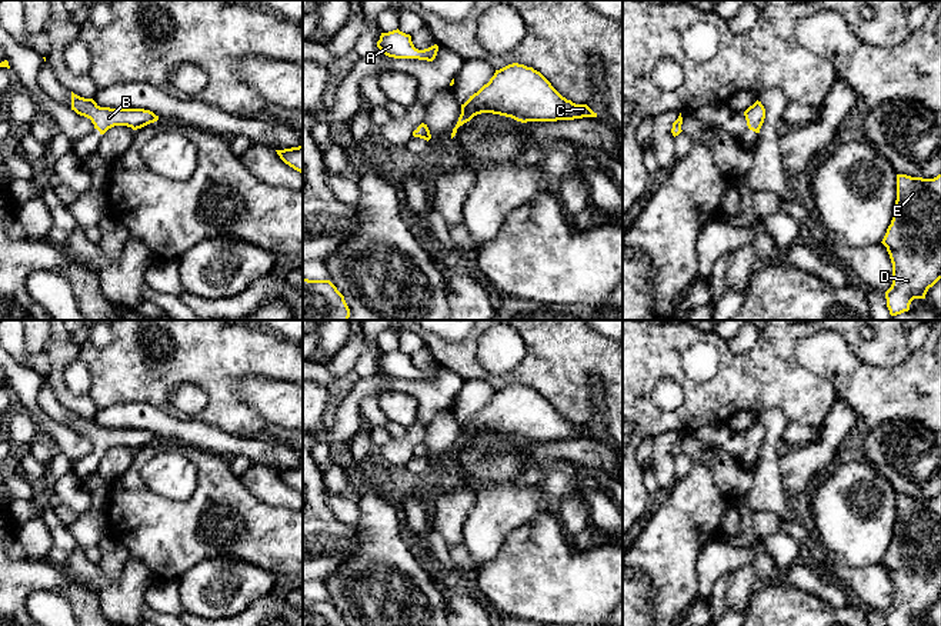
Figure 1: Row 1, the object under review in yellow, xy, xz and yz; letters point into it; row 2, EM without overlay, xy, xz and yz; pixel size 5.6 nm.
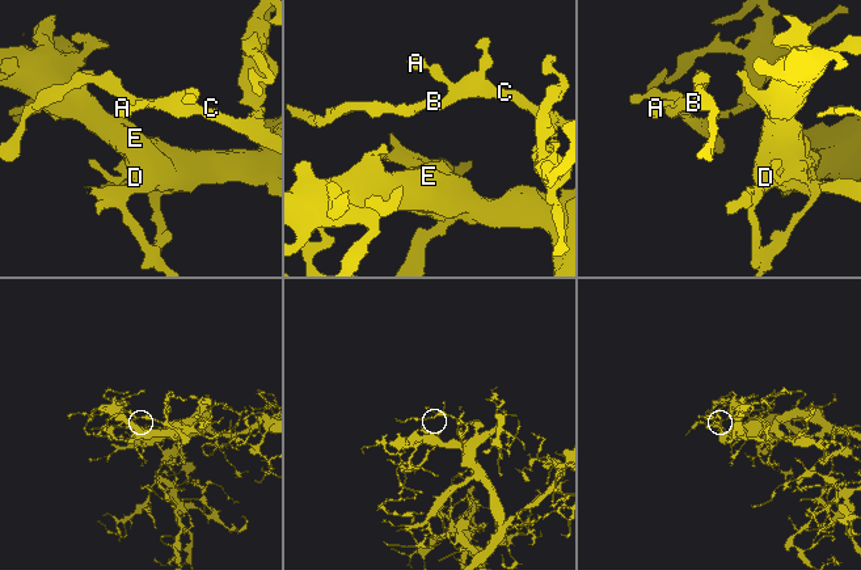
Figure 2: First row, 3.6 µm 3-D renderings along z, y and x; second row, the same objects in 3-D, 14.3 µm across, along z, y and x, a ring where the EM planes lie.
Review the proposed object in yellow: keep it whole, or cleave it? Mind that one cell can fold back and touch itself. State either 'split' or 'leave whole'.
leave whole

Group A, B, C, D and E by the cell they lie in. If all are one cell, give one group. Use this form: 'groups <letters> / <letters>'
groups A B C D E

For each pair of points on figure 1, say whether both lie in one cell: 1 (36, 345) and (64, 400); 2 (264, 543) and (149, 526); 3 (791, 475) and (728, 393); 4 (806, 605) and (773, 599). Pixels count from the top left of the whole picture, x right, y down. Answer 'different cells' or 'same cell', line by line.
1: different cells
2: same cell
3: different cells
4: same cell

